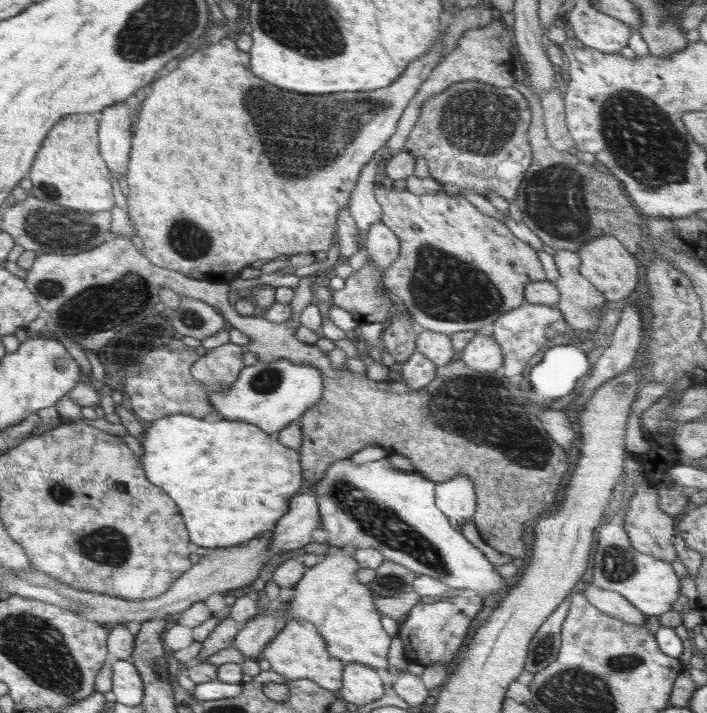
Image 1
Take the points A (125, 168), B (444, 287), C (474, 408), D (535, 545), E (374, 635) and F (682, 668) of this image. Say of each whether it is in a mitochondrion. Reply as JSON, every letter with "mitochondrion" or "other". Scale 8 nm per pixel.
{"A":"other","B":"mitochondrion","C":"mitochondrion","D":"other","E":"other","F":"other"}

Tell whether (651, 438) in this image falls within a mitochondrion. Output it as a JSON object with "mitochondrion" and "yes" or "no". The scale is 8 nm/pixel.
{"mitochondrion":"no"}

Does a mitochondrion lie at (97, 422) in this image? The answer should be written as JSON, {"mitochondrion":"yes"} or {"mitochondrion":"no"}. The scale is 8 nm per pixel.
{"mitochondrion":"no"}

